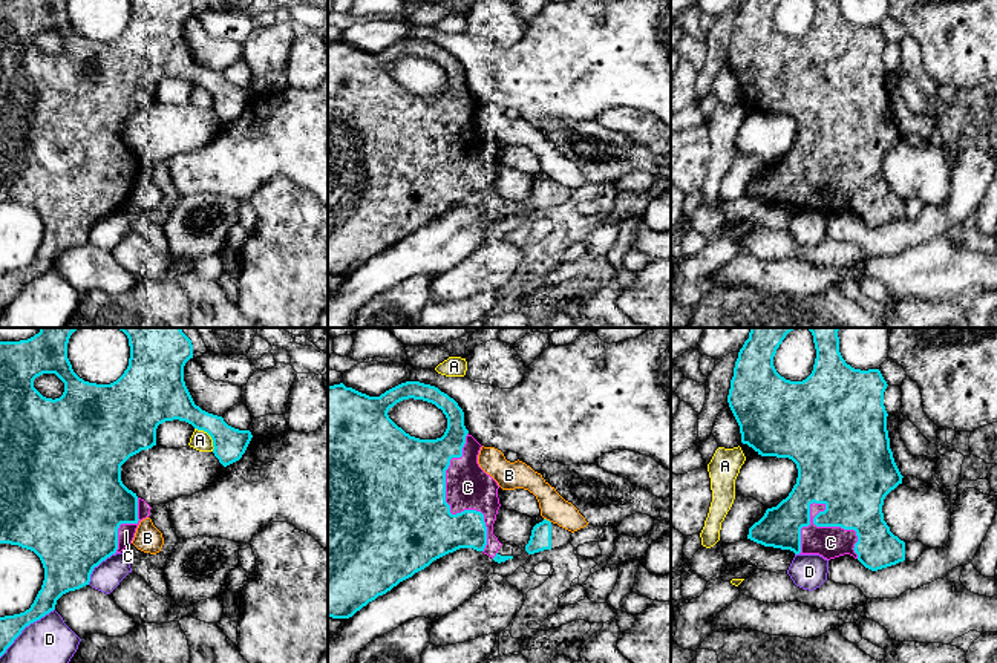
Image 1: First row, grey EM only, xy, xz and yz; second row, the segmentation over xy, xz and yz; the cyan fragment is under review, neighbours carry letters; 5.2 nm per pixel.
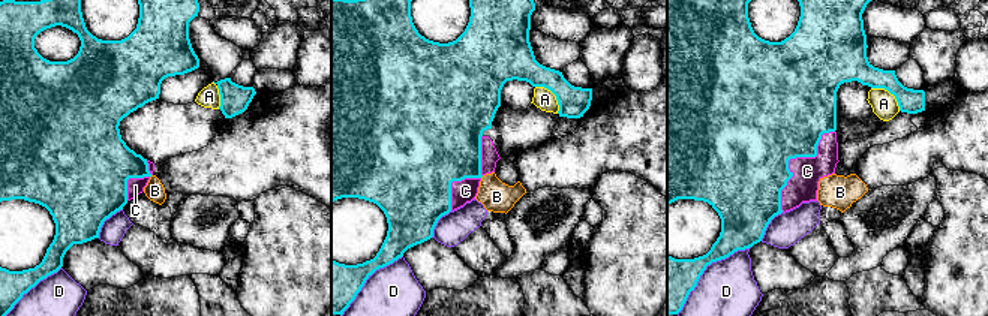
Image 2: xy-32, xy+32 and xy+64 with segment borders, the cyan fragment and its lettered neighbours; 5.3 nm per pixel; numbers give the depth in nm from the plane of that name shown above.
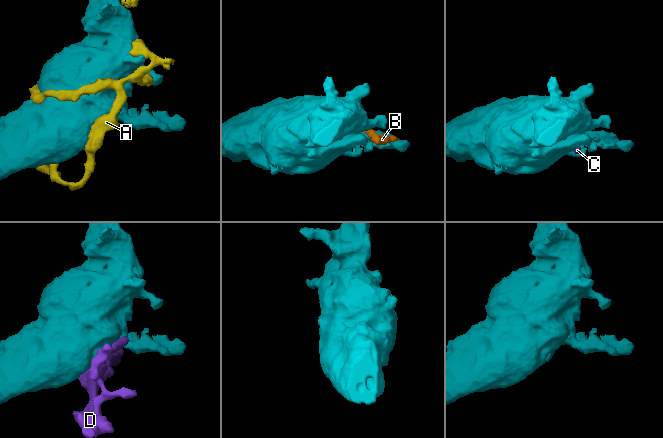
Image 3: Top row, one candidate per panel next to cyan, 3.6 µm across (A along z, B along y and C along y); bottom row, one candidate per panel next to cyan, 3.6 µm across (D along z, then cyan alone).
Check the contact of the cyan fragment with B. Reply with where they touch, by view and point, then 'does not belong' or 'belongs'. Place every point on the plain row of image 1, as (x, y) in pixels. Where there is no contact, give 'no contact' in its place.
xz (545, 176) | does not belong

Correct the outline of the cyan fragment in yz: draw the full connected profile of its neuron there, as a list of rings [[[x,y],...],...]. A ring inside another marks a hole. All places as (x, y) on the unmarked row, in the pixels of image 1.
[[[744,0],[738,9],[727,52],[729,64],[740,83],[741,100],[761,113],[789,115],[796,121],[798,135],[792,149],[749,185],[747,196],[764,204],[790,207],[795,211],[819,211],[830,217],[844,211],[878,228],[905,217],[905,199],[890,188],[884,178],[885,153],[902,141],[887,87],[884,49],[887,38],[879,26],[861,28],[845,20],[839,0],[815,0],[812,31],[803,38],[781,34],[773,14],[781,0]]]

